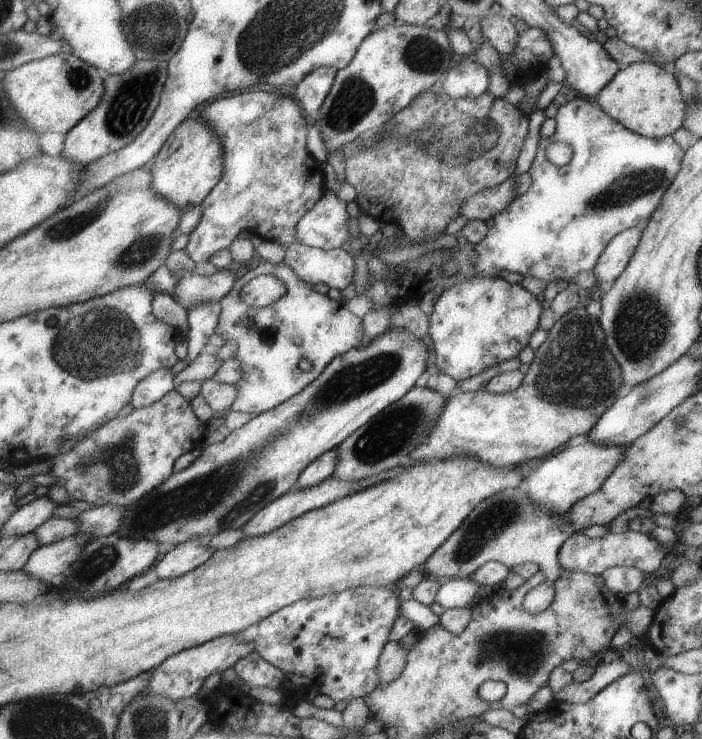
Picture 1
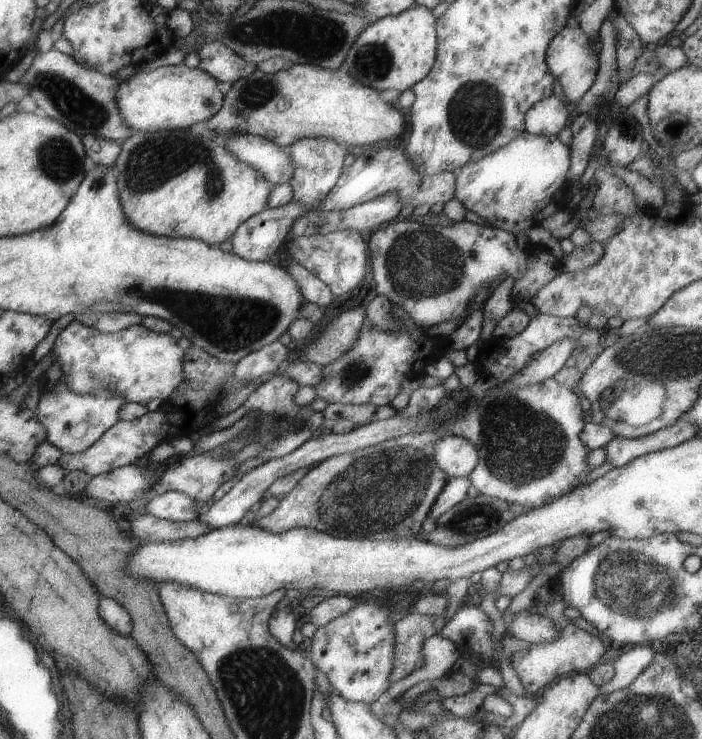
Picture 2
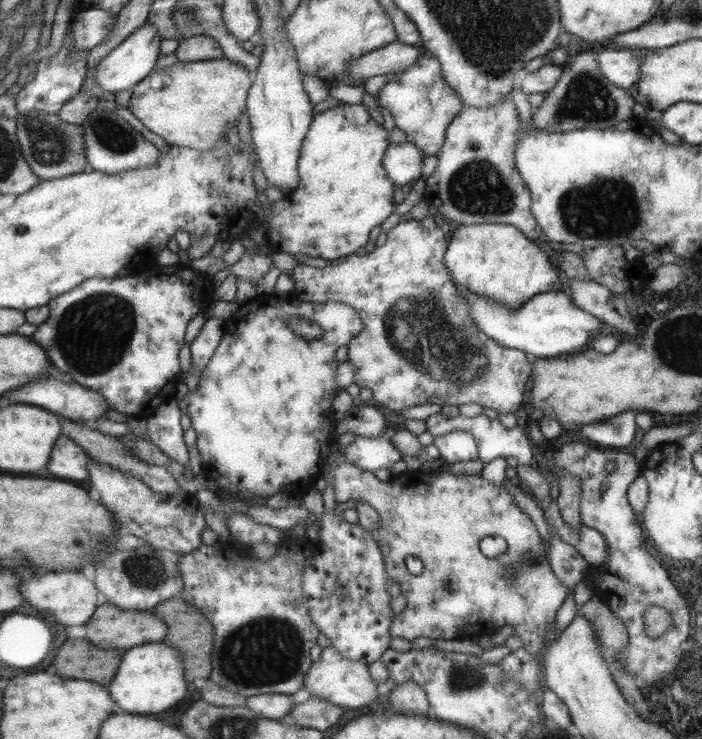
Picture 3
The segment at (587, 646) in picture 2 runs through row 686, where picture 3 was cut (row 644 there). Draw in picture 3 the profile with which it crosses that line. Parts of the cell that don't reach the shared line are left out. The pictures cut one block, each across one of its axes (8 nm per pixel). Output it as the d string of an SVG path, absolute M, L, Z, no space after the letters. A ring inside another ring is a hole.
M337 454L335 458L335 468L328 472L328 482L332 484L334 497L336 501L347 502L347 500L357 500L366 502L375 512L378 514L379 528L375 532L370 532L373 540L378 544L379 552L382 554L381 558L384 566L384 573L386 580L389 584L396 582L399 584L396 587L394 593L398 592L405 598L404 608L397 614L393 614L391 622L389 623L390 635L399 638L405 638L405 640L412 640L418 636L424 636L425 638L443 638L445 640L451 639L463 639L468 638L472 641L482 635L491 636L492 633L498 630L501 626L511 625L513 626L512 634L516 634L522 640L522 647L530 652L531 655L541 657L541 654L546 646L545 640L547 640L547 632L549 632L552 624L554 623L554 616L557 609L561 606L561 603L566 599L568 595L568 588L560 581L547 561L547 548L544 548L542 540L537 534L537 528L534 526L533 521L529 518L529 515L523 512L521 507L518 507L509 491L501 485L491 484L488 480L485 480L478 474L452 474L443 471L419 473L416 466L409 466L407 470L401 473L397 473L387 481L379 481L373 473L359 469L357 466L346 462L343 454ZM485 537L500 537L506 542L506 549L503 553L496 555L495 557L485 557L477 546L479 540ZM407 556L414 556L422 562L423 569L420 574L413 575L407 571L405 567L405 558Z

